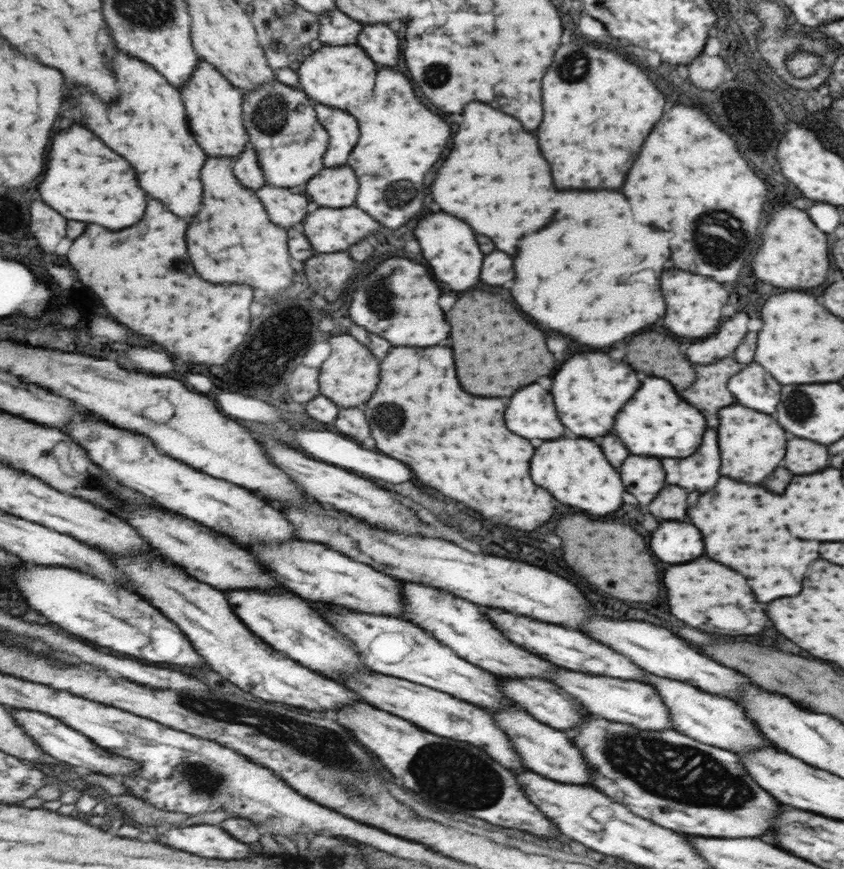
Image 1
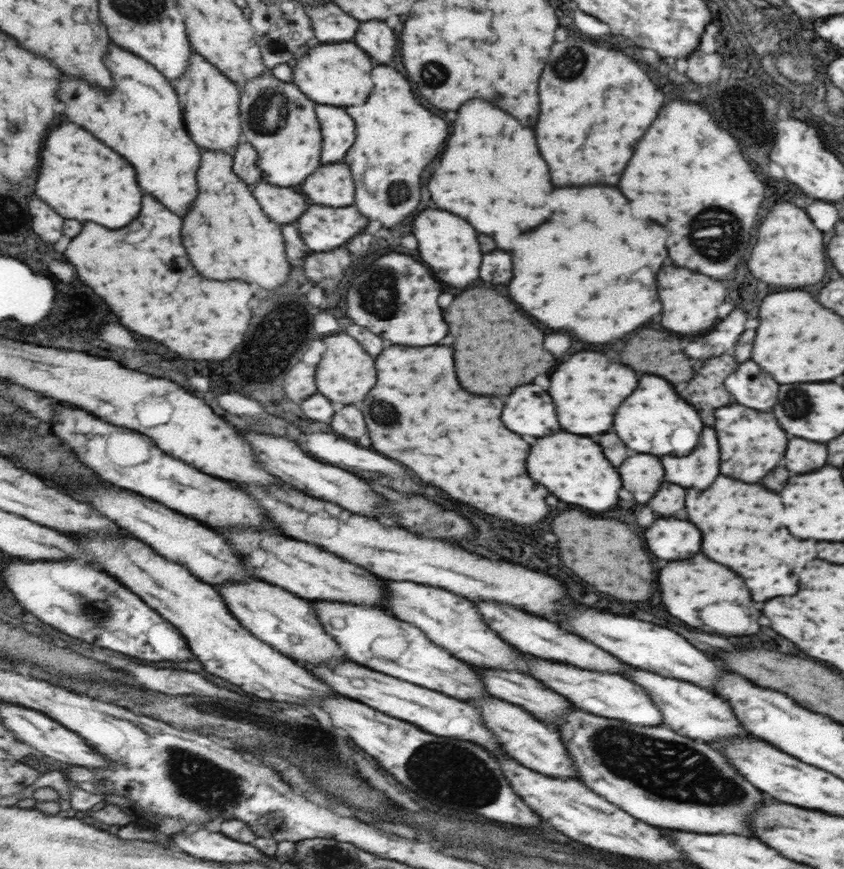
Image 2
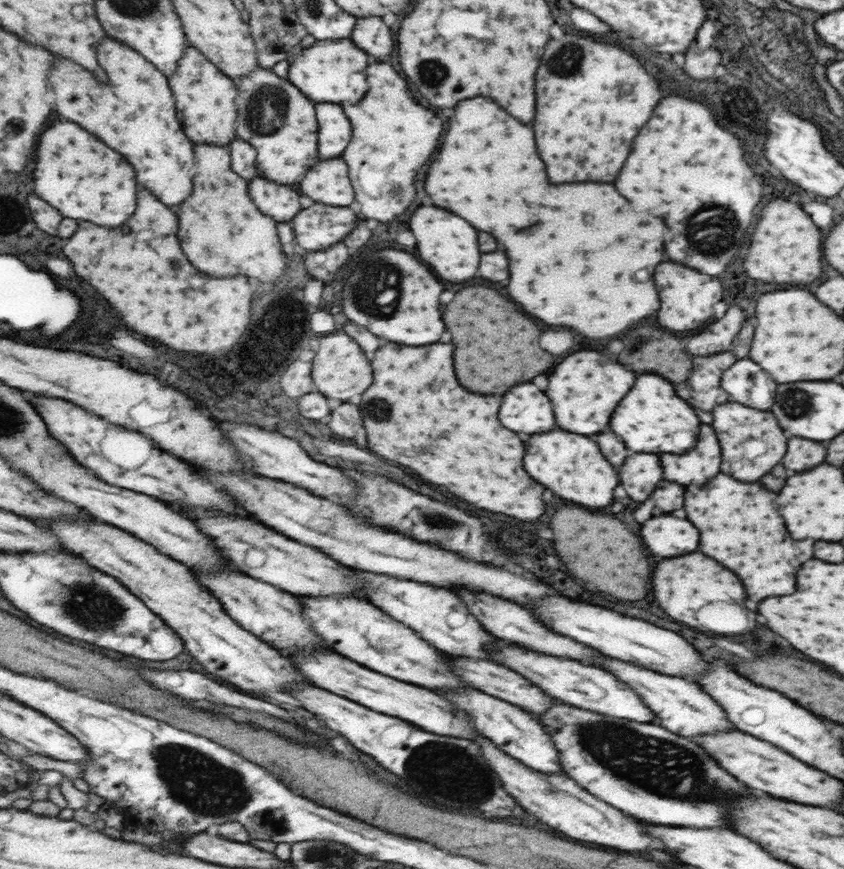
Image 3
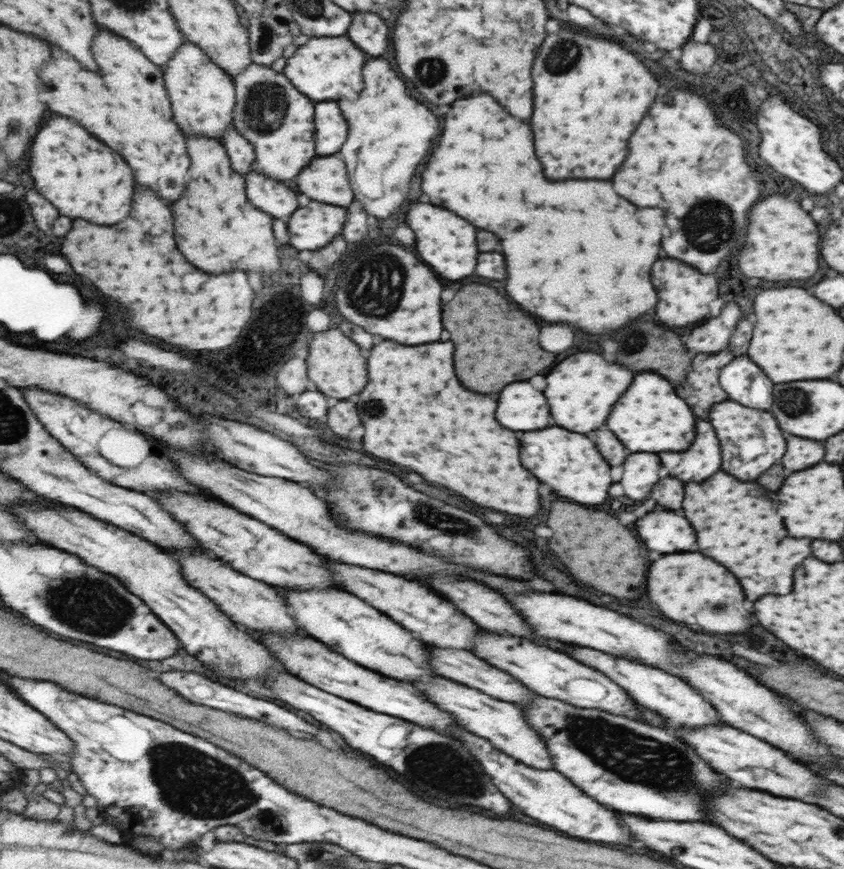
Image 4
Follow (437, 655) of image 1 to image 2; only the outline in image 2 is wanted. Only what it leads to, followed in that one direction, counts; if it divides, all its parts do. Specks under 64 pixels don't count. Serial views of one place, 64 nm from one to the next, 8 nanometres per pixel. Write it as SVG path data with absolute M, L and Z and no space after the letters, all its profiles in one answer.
M313 602L315 612L319 612L319 620L339 644L351 660L363 664L375 672L383 672L387 676L395 676L399 680L407 680L411 684L423 684L423 688L435 688L435 692L447 692L447 696L459 696L459 700L481 698L487 696L481 688L475 672L465 664L449 656L443 648L431 644L421 630L413 628L407 622L395 620L381 610L357 606L357 604L341 604L341 602Z

